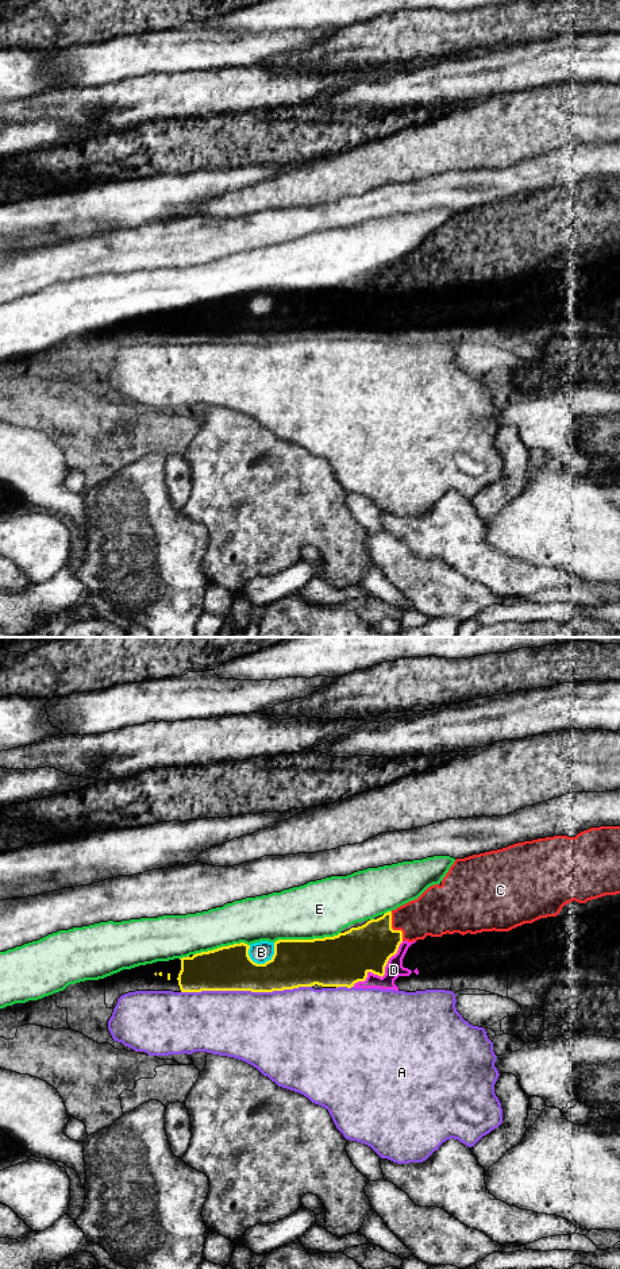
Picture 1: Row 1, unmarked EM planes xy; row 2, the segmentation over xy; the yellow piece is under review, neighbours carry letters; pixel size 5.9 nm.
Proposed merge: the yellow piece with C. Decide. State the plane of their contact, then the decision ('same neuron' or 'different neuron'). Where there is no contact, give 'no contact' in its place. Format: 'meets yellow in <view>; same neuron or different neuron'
meets yellow in xy; same neuron

